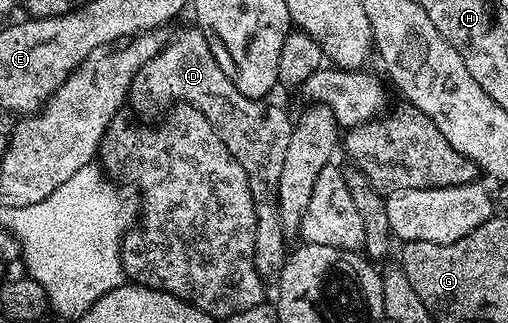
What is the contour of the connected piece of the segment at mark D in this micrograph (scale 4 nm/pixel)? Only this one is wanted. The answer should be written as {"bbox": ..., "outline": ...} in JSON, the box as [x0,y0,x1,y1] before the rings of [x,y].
{"bbox":[127,29,294,284],"outline":[[[203,29],[184,30],[173,38],[167,39],[166,45],[146,65],[141,66],[140,71],[132,75],[132,86],[128,89],[127,101],[140,114],[148,114],[152,110],[152,102],[156,106],[171,107],[173,104],[187,104],[198,108],[210,120],[214,129],[219,130],[222,144],[242,164],[242,168],[248,177],[252,199],[256,205],[256,236],[254,238],[254,264],[256,271],[260,273],[265,283],[272,284],[279,279],[284,259],[290,253],[287,246],[286,235],[282,232],[282,224],[276,207],[276,185],[278,176],[282,176],[282,160],[286,160],[286,148],[290,145],[290,136],[294,125],[293,119],[288,119],[288,114],[280,106],[271,106],[271,101],[251,98],[242,92],[238,92],[233,75],[227,69],[220,67],[214,51],[208,47],[210,38]]]}

